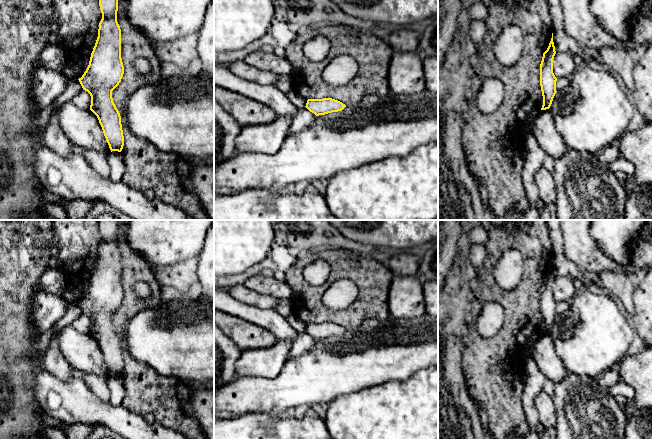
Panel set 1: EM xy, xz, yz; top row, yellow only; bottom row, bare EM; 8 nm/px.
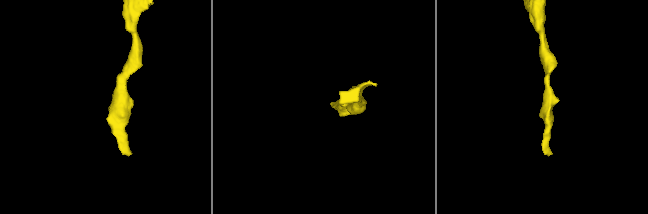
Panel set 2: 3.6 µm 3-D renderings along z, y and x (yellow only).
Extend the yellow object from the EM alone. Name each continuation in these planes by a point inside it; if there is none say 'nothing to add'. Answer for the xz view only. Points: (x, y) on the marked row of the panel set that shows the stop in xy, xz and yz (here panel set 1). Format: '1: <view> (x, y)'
nothing to add

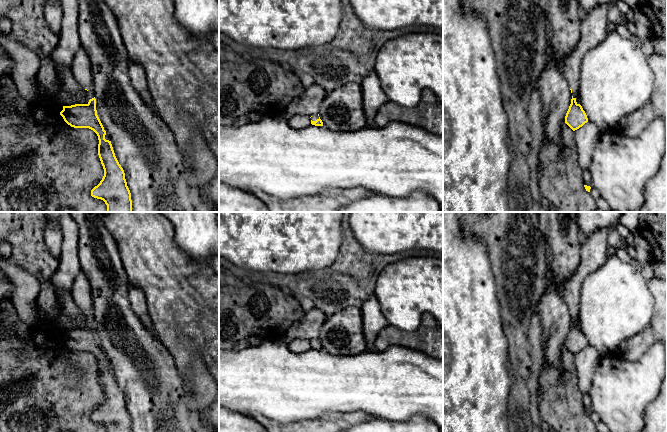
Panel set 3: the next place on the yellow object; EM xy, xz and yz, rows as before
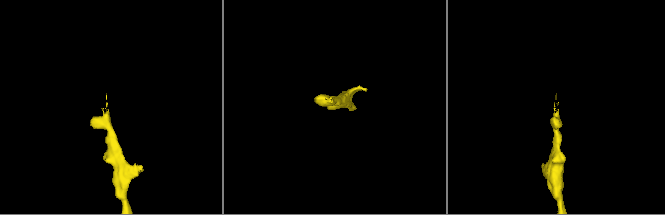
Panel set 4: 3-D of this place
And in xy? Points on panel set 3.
1: xy (81, 66)

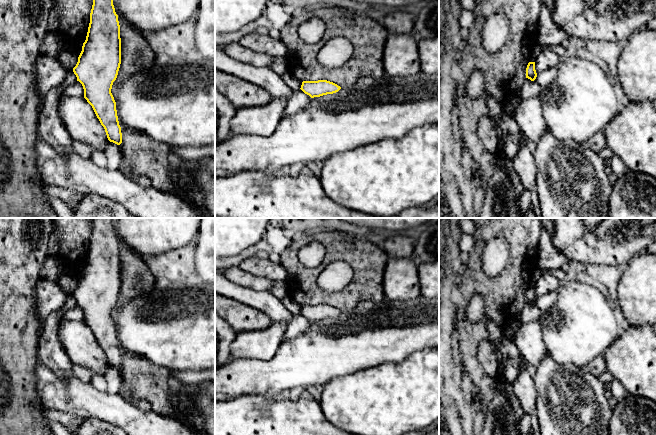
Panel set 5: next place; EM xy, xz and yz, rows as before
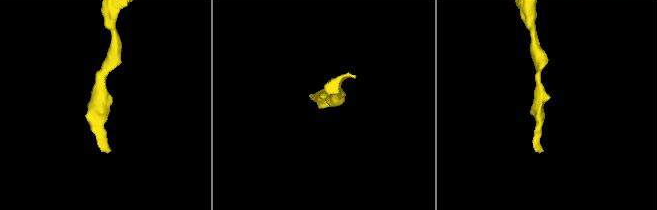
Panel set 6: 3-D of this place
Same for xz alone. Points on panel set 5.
nothing to add

